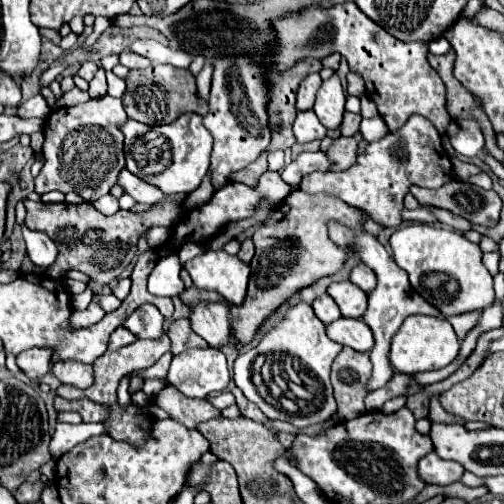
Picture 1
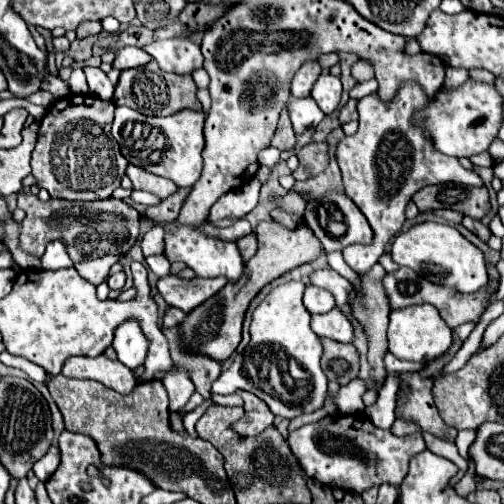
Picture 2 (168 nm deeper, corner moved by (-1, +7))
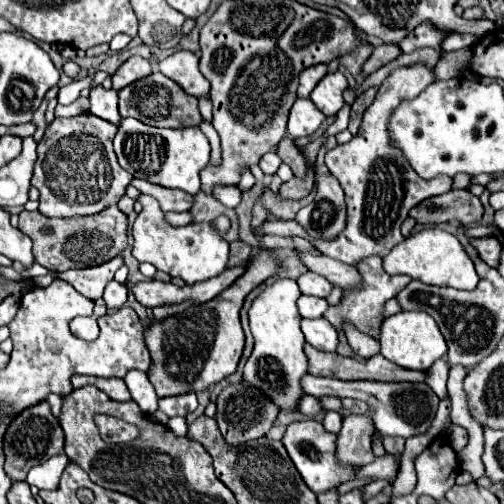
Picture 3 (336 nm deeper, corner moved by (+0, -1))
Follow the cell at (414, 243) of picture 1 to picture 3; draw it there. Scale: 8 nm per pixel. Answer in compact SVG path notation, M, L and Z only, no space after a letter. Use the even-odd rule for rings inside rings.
M425 228L405 238L383 258L383 268L387 274L407 274L423 284L451 286L457 290L473 290L479 282L473 260L467 256L461 242L455 238L455 234L439 228Z

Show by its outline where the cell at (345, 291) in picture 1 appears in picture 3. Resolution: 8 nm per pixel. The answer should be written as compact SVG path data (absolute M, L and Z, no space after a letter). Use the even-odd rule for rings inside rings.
M305 272L299 276L297 280L299 288L303 294L309 294L309 296L319 296L319 298L327 298L329 292L333 290L333 284L329 280L325 280L323 276L319 274L313 274L313 272Z

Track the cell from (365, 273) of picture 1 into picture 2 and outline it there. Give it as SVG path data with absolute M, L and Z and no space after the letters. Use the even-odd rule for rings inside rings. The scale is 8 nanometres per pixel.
M416 82L400 84L396 96L390 102L384 102L378 94L364 96L358 102L360 120L356 134L338 140L338 166L342 172L344 190L362 210L374 232L372 244L354 244L342 250L344 262L354 272L366 272L366 268L372 268L378 262L378 256L384 254L388 240L402 230L404 208L418 190L428 184L444 182L468 186L484 184L476 172L462 168L458 158L434 152L434 148L422 140L422 132L418 132L418 128L410 128L410 116L414 114L414 108L422 108L426 100L428 98L422 86Z

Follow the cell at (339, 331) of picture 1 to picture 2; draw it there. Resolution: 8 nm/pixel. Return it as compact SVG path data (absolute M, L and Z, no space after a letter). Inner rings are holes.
M338 308L326 314L314 314L310 326L314 334L322 338L330 338L336 342L352 342L352 324Z

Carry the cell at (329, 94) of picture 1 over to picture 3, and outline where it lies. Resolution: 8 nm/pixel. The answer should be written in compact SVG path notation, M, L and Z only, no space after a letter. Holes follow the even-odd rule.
M341 72L327 74L311 92L311 100L325 116L335 116L343 106L343 88L347 88L347 80Z

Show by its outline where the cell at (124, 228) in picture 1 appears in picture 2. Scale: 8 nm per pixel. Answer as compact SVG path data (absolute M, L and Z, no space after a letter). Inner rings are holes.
M20 192L18 208L26 212L22 224L36 224L36 246L44 248L52 240L60 240L66 246L72 262L94 260L104 254L126 254L138 240L140 220L138 212L116 198L96 200L96 202L68 202L68 200L48 200L40 202L38 196Z

